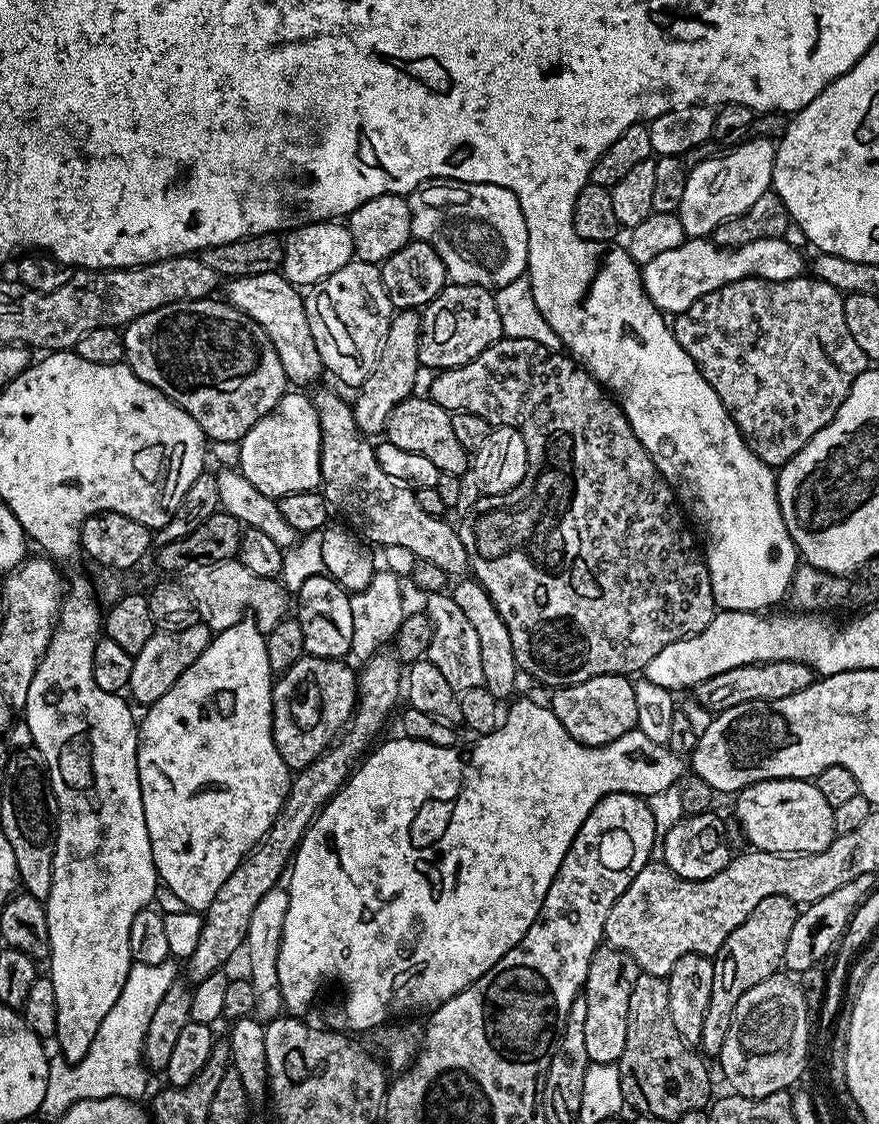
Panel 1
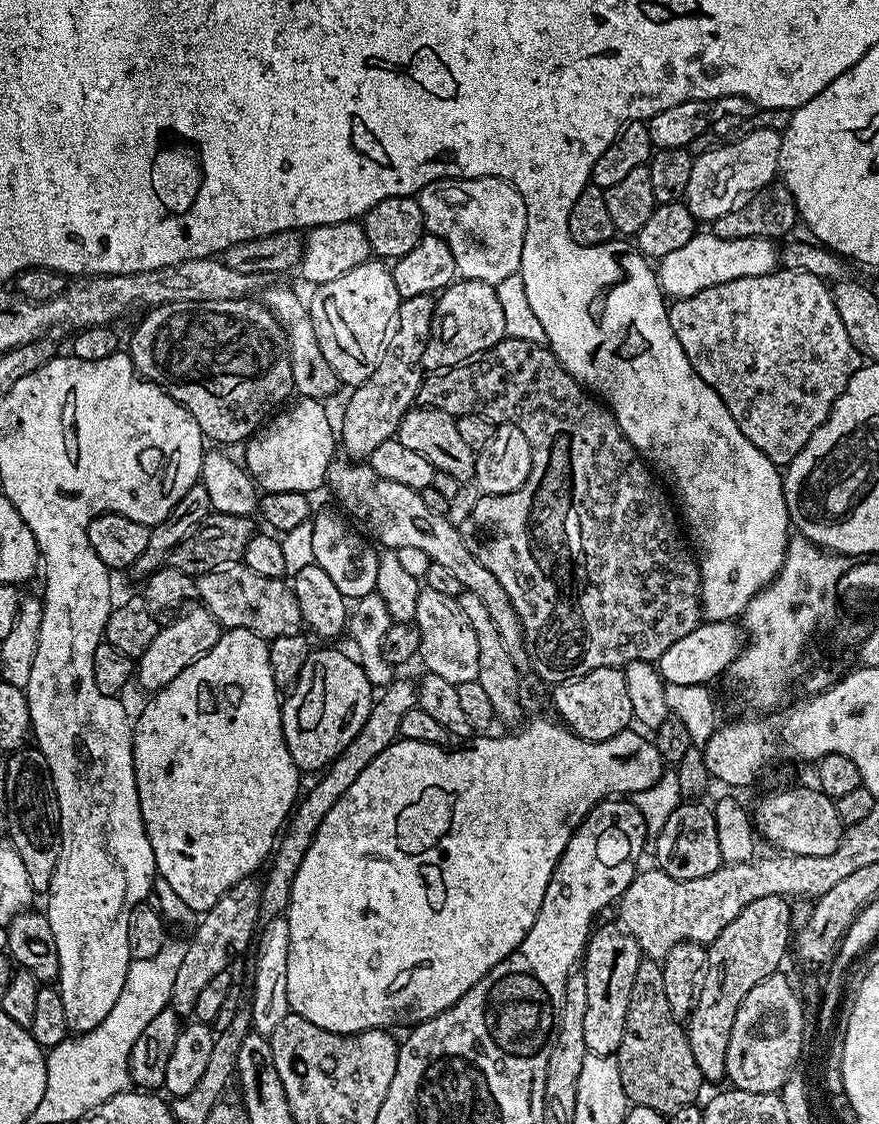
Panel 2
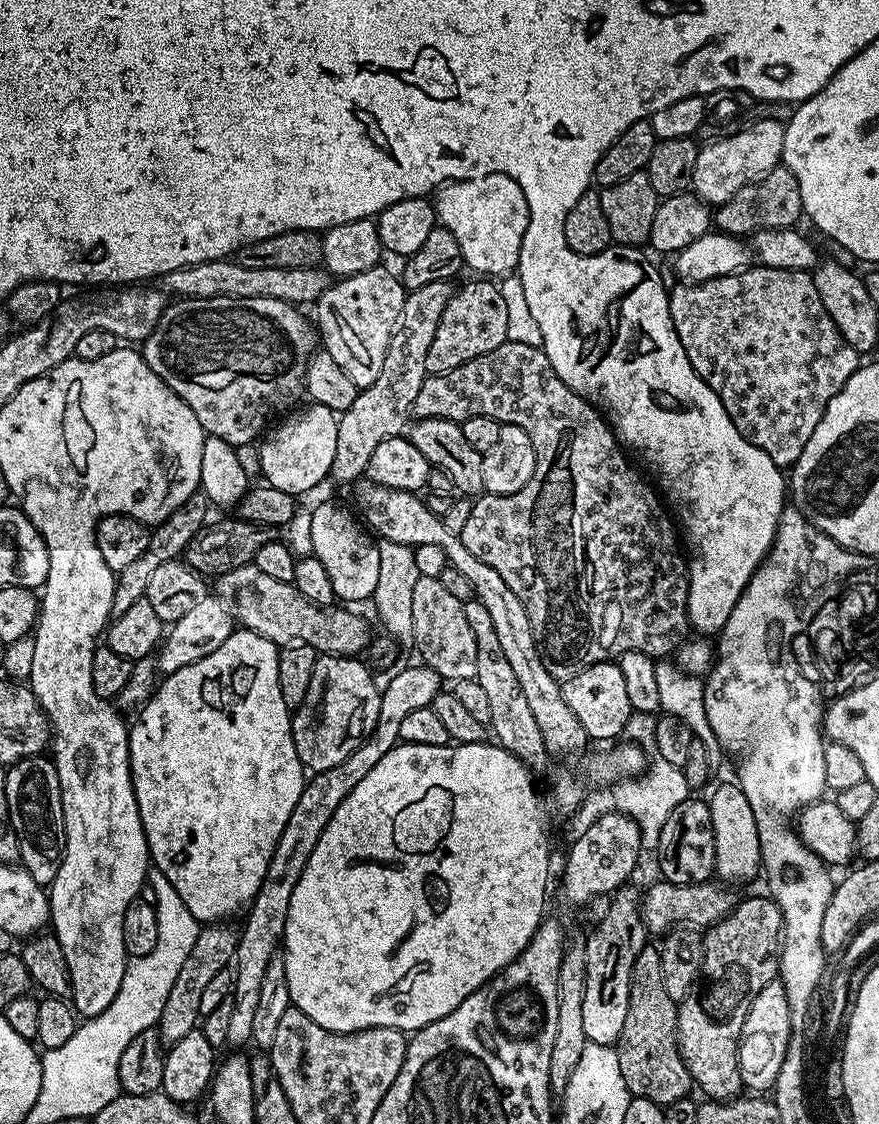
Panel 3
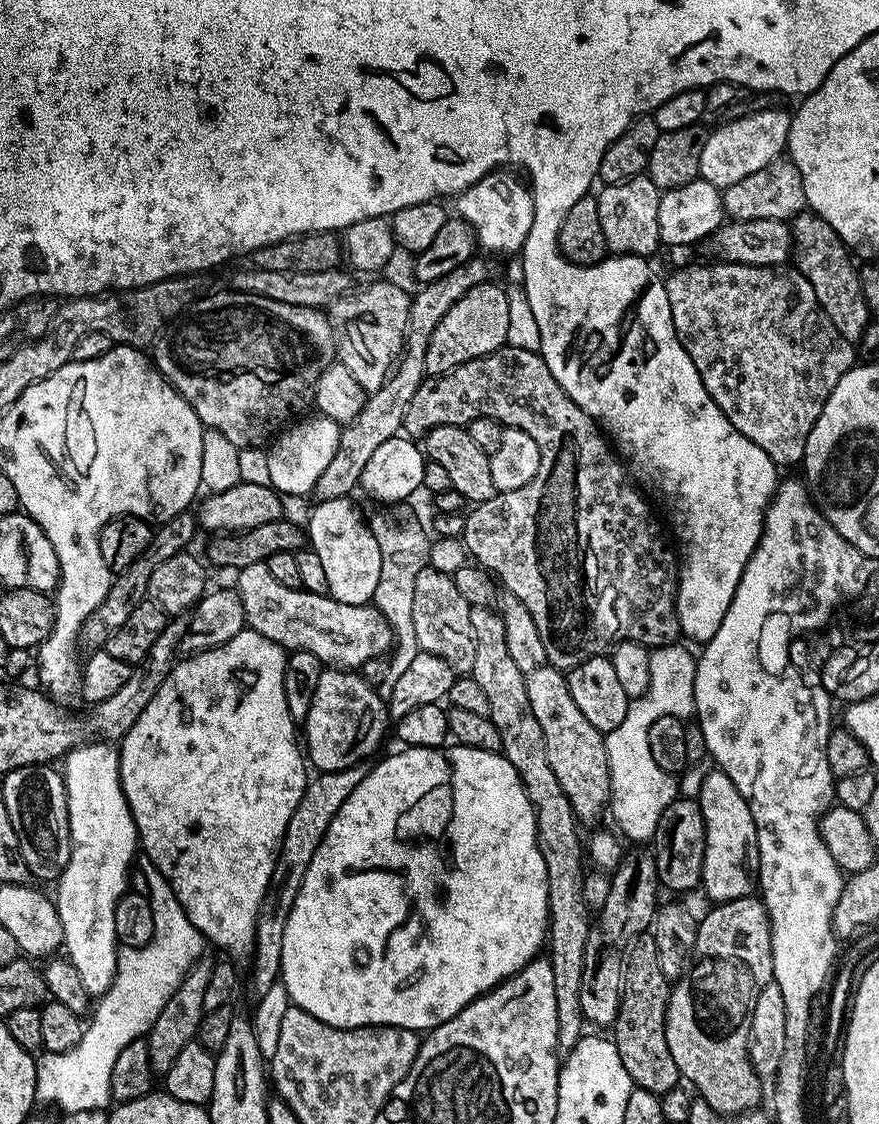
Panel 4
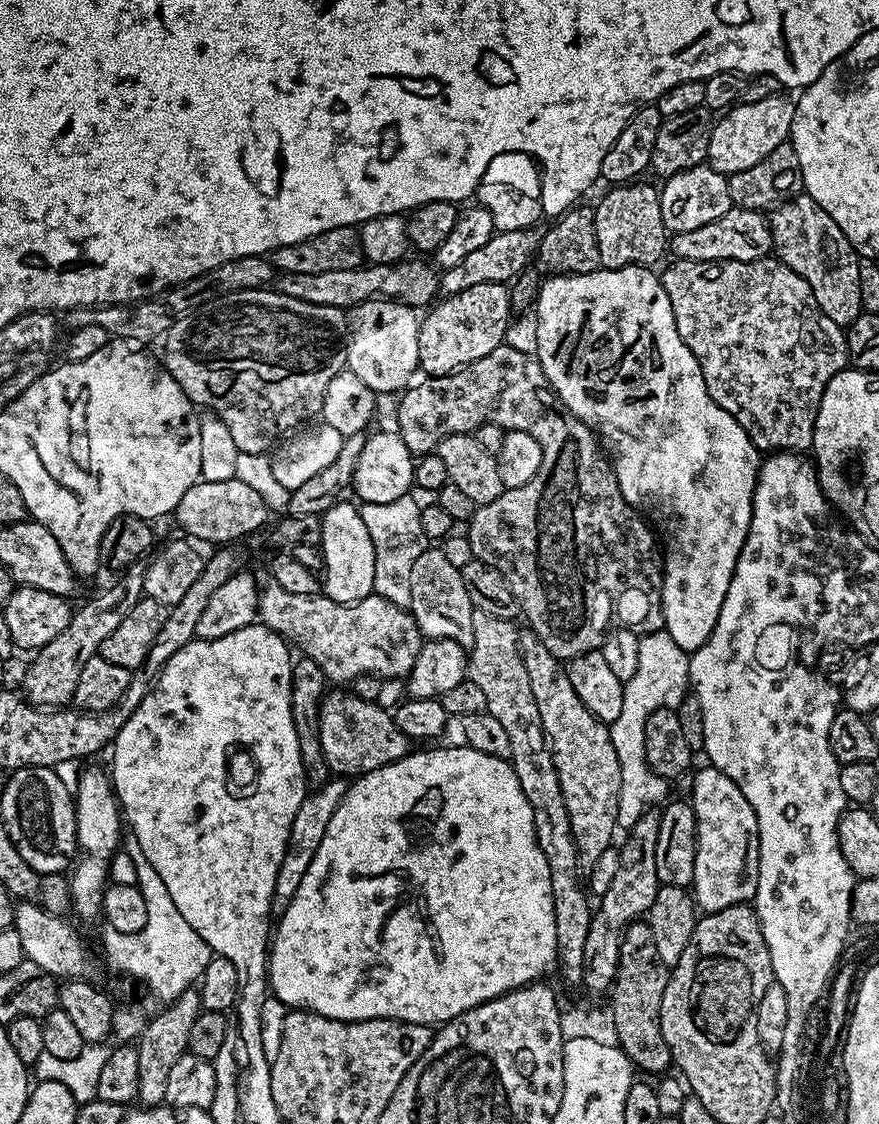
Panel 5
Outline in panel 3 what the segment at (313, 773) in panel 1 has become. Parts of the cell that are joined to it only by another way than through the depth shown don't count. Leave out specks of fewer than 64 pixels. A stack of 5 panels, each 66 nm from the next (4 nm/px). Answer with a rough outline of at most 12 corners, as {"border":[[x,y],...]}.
{"border":[[227,923],[201,927],[158,1025],[161,1045],[197,1031],[214,974],[236,954]]}

